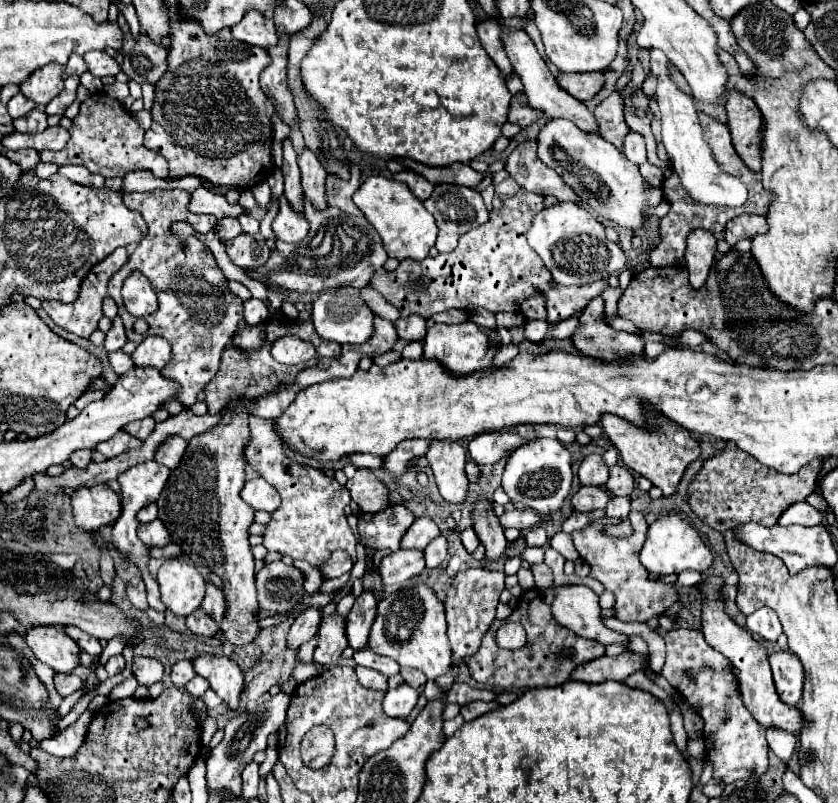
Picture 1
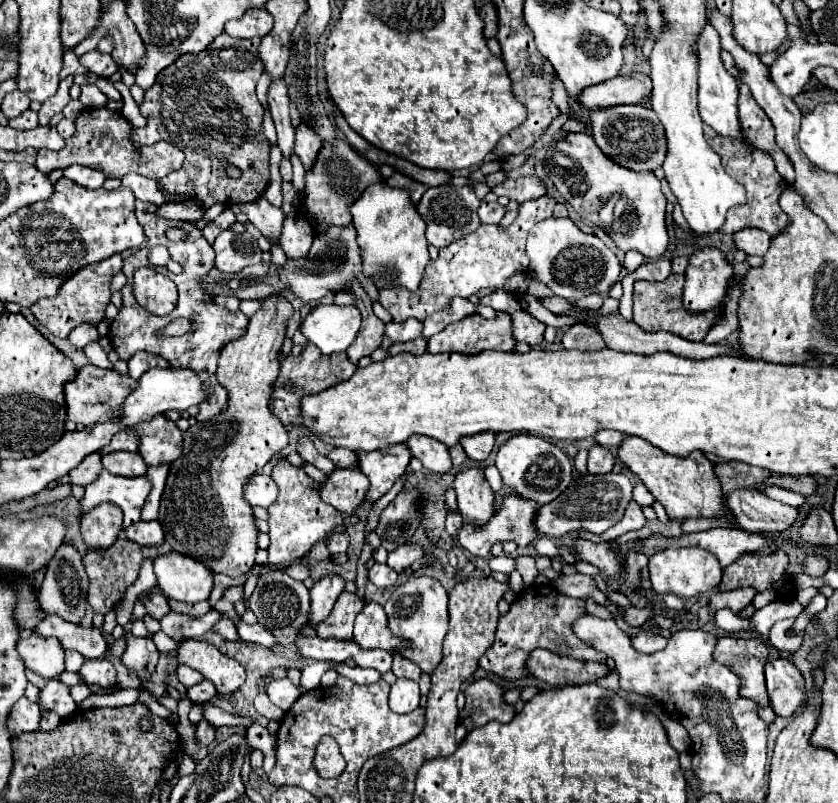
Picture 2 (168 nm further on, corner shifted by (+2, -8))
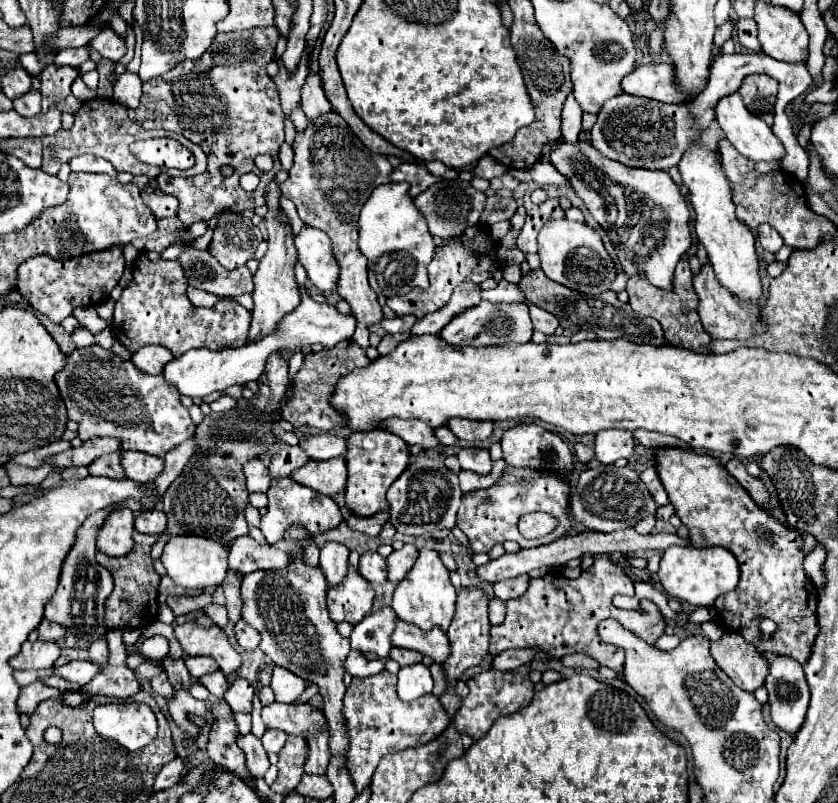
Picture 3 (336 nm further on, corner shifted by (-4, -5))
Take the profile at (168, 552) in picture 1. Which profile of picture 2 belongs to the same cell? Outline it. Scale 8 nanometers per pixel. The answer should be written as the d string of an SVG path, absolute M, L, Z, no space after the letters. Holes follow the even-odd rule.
M118 539L110 549L102 551L102 549L90 549L84 555L84 567L88 571L90 577L90 591L88 591L88 603L92 605L92 609L96 613L106 615L108 611L112 611L124 597L124 591L134 585L134 581L138 579L138 571L140 565L146 557L158 557L160 553L172 551L172 547L168 547L168 543L164 541L162 545L156 547L140 547L138 543L132 543L130 539Z

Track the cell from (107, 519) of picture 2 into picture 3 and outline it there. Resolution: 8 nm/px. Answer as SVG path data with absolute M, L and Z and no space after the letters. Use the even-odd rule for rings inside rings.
M116 508L104 520L102 528L98 530L96 544L98 550L108 556L124 556L132 550L134 536L134 512L130 508Z

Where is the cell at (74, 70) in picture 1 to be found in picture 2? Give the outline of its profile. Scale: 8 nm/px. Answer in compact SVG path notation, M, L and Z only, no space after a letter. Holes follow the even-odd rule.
M68 49L68 51L64 51L64 67L60 71L60 79L68 77L68 75L76 75L76 73L88 73L88 69L82 67L78 63L78 55L72 49Z

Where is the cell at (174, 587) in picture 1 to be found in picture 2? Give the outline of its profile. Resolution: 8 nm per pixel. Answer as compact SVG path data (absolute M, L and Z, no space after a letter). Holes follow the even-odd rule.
M176 551L154 559L154 573L162 593L184 603L206 601L214 587L214 573L204 563Z

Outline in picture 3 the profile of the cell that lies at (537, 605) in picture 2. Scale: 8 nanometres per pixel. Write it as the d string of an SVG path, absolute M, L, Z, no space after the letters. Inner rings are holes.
M606 556L596 558L592 568L584 570L576 580L564 578L560 572L548 572L542 578L532 578L524 596L508 600L506 620L500 626L490 630L490 654L498 656L508 648L538 648L548 652L554 658L562 658L566 654L584 652L600 662L600 666L608 666L612 670L622 670L624 652L616 646L604 644L596 632L596 626L604 618L614 618L636 636L644 638L648 644L654 644L662 632L664 622L658 606L650 600L640 600L640 610L618 610L612 604L612 596L626 594L634 596L632 580L622 572L622 568Z

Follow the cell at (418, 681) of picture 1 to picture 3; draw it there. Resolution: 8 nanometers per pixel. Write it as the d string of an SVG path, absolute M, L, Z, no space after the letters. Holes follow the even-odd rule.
M392 648L390 658L392 658L392 660L396 660L400 666L412 666L412 664L422 662L422 654L420 654L420 652L404 650L404 648Z

